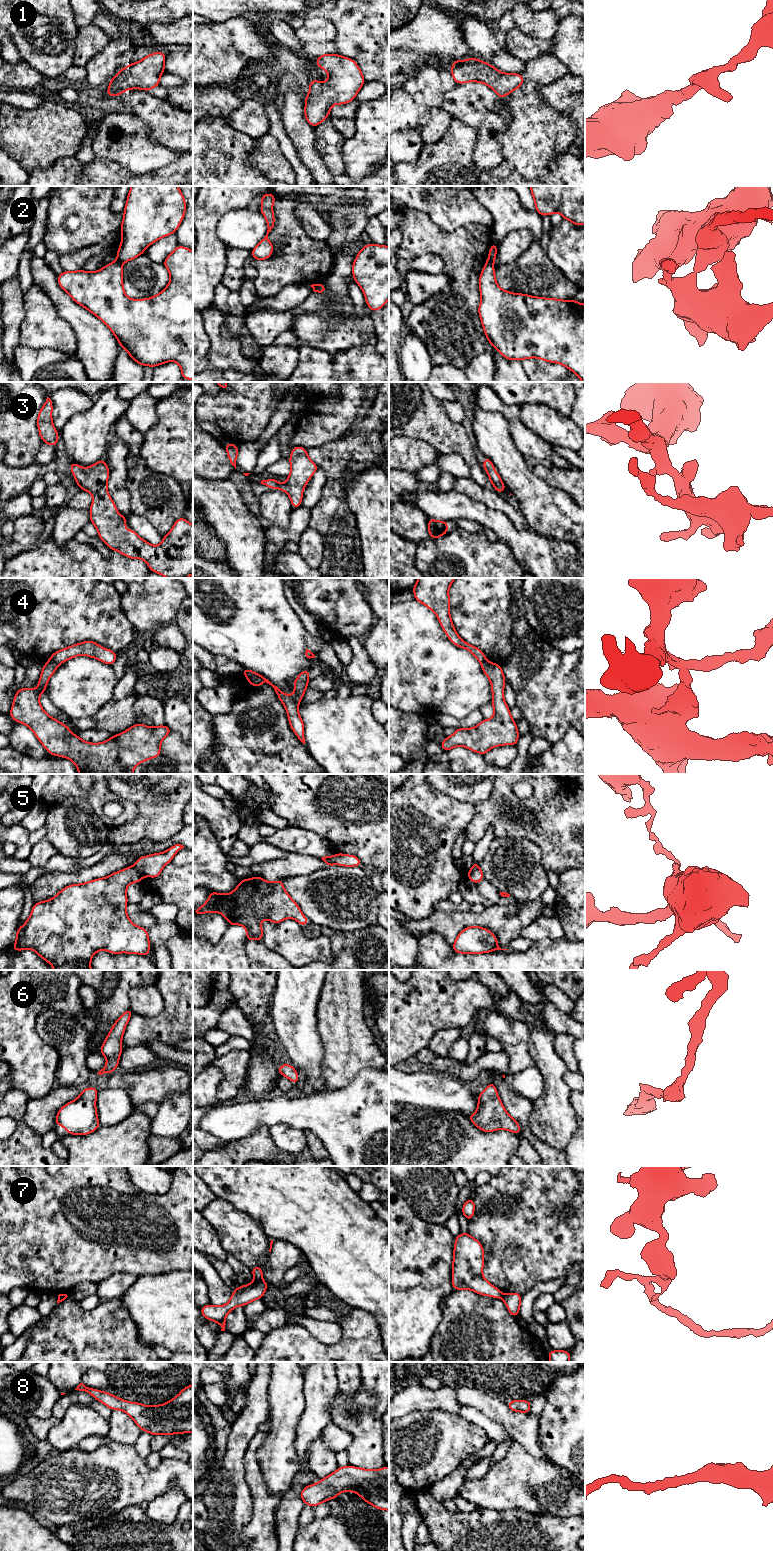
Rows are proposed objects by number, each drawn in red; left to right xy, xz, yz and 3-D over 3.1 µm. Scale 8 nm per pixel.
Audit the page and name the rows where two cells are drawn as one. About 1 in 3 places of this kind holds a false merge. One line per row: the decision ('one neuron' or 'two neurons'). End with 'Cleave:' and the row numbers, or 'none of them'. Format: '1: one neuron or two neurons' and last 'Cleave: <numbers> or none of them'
1: one neuron
2: two neurons
3: one neuron
4: two neurons
5: two neurons
6: one neuron
7: two neurons
8: one neuron
Cleave: 2, 4, 5, 7

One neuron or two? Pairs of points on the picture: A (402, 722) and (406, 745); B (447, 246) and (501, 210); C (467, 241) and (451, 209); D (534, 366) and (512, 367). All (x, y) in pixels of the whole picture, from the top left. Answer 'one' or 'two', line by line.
A: one
B: two
C: two
D: two

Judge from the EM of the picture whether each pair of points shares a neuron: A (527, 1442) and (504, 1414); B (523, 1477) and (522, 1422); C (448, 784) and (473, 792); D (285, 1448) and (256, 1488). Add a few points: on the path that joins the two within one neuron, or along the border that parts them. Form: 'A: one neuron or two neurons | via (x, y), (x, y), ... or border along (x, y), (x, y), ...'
A: one neuron | via (525, 1435), (511, 1421)
B: two neurons | border along (513, 1441), (522, 1445), (532, 1455), (542, 1458)
C: one neuron | via (454, 786), (467, 787)
D: two neurons | border along (257, 1455), (266, 1489), (271, 1493), (281, 1493)

